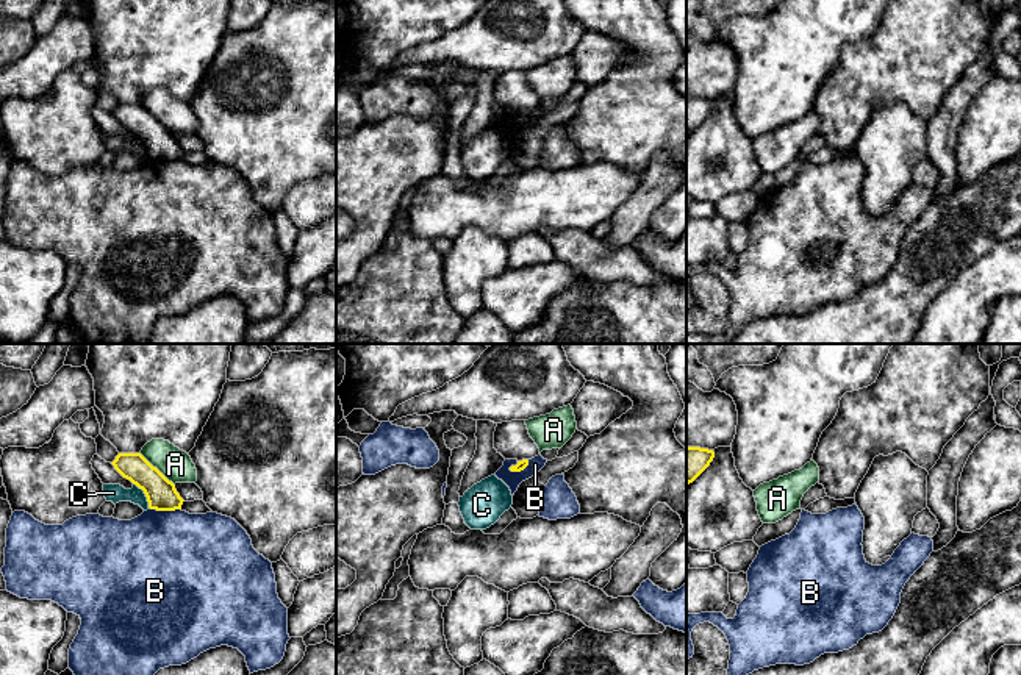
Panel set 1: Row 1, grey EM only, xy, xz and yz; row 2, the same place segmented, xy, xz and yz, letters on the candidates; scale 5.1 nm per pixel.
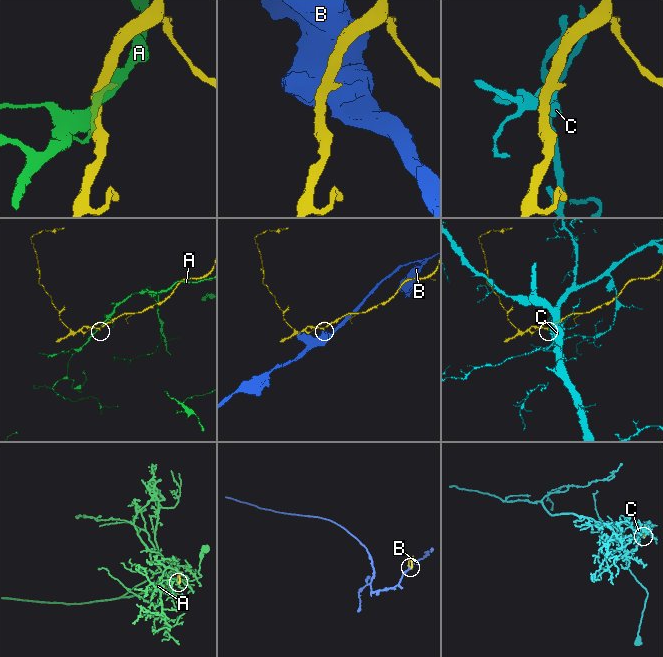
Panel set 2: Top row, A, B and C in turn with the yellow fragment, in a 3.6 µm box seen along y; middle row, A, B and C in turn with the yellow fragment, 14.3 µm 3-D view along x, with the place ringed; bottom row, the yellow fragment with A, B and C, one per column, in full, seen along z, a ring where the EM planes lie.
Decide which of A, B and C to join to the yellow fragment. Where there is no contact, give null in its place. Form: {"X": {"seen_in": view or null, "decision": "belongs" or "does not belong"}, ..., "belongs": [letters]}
{"A": {"seen_in": "xy", "decision": "does not belong"}, "B": {"seen_in": "xz", "decision": "does not belong"}, "C": {"seen_in": "xy", "decision": "does not belong"}, "belongs": []}

